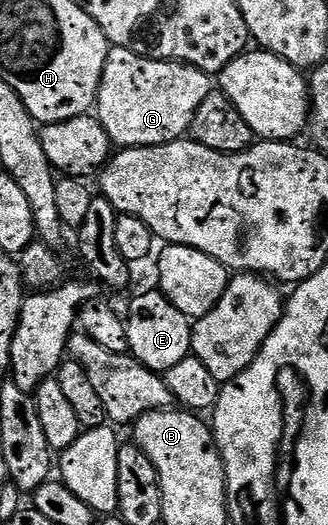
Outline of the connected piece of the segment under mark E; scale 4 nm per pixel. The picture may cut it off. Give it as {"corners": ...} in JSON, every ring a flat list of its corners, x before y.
{"corners":[[152,289,144,295,137,296,132,301,131,308,125,311,125,322,130,354,134,355,138,363,145,365,151,371,162,373,173,369,177,361,192,354,192,320,180,313,158,289]]}

